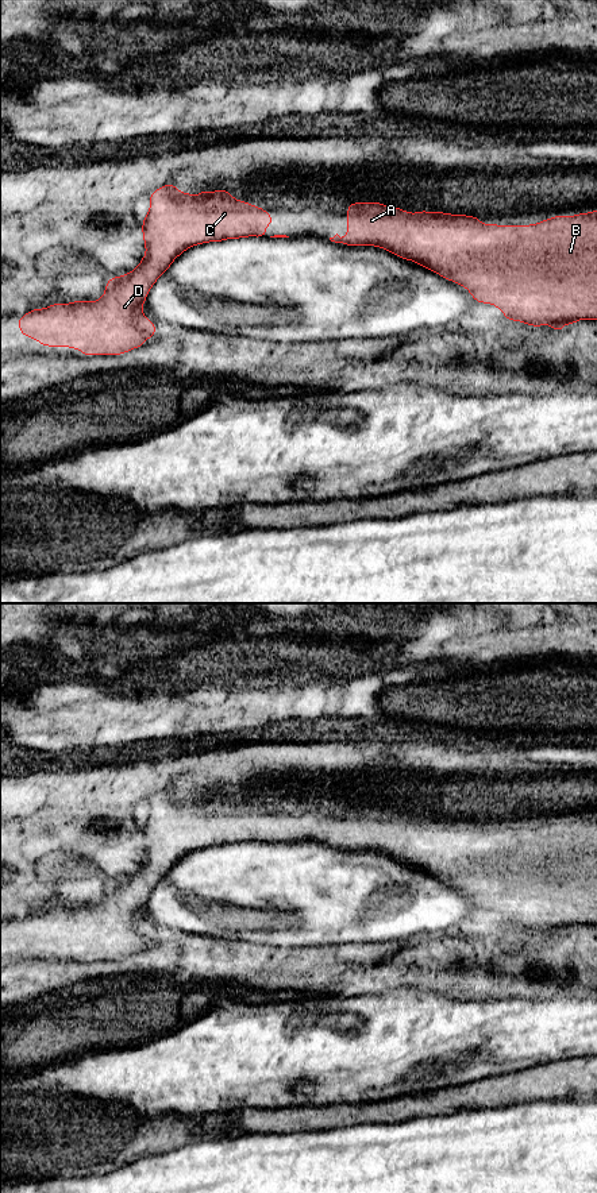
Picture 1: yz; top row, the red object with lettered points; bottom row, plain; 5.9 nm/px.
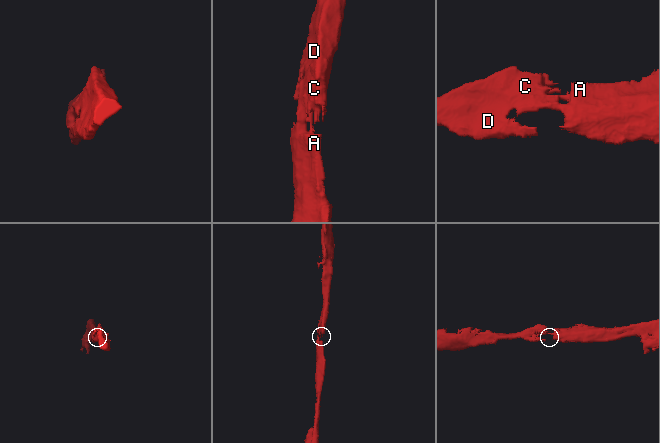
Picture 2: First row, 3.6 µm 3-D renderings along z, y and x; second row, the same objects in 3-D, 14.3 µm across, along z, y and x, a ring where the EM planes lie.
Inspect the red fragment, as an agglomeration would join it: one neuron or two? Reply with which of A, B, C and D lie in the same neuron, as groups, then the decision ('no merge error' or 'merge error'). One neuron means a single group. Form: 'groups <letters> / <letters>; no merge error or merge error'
groups A B C D; no merge error

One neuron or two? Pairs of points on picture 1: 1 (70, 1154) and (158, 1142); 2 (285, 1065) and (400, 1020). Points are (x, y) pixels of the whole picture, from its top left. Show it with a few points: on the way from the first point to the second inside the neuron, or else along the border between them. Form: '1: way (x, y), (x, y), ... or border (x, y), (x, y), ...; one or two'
1: way (92, 1142), (137, 1142); one
2: way (314, 1051), (372, 1047); one

